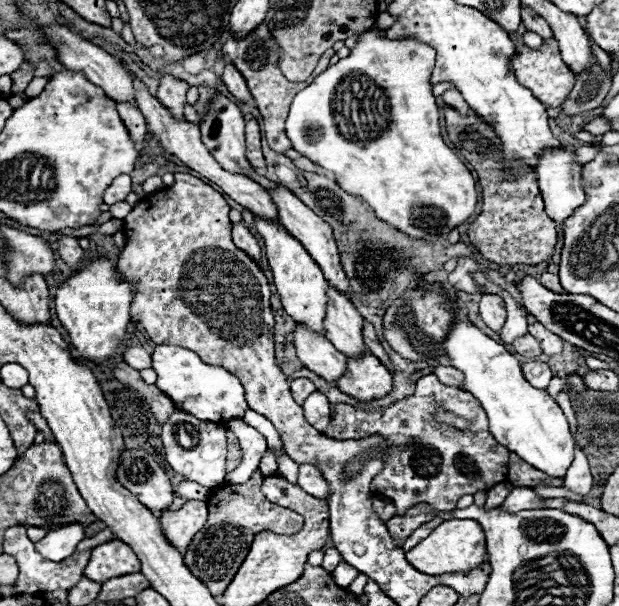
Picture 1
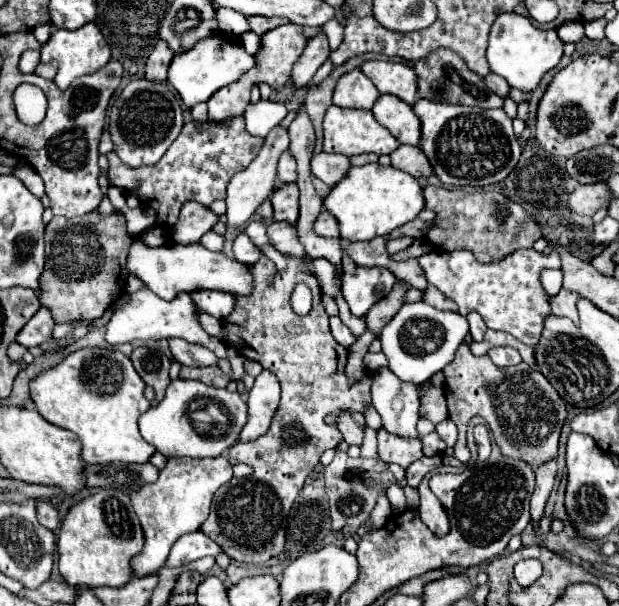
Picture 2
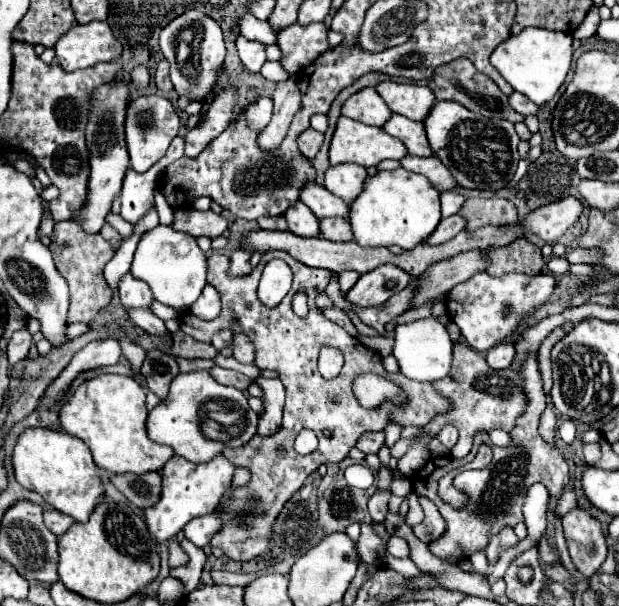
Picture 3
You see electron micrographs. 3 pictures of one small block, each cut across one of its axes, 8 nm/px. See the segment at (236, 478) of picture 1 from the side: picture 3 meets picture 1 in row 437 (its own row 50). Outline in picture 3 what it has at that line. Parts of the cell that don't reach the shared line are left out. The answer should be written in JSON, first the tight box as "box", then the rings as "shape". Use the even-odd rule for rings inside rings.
{"box":[236,36,266,72],"shape":[[[236,36],[236,50],[238,50],[240,60],[246,62],[246,68],[248,68],[250,72],[260,72],[260,68],[262,68],[266,62],[264,44],[246,40],[244,36]]]}

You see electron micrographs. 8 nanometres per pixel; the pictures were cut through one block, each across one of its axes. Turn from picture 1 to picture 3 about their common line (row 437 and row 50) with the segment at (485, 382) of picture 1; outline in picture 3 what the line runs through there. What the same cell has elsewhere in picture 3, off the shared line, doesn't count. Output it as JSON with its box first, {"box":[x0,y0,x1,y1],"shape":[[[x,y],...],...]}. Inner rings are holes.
{"box":[490,28,572,104],"shape":[[[524,28],[518,36],[508,36],[490,56],[492,66],[502,78],[534,104],[546,104],[564,82],[572,62],[572,36],[568,32],[552,32],[544,28]]]}

